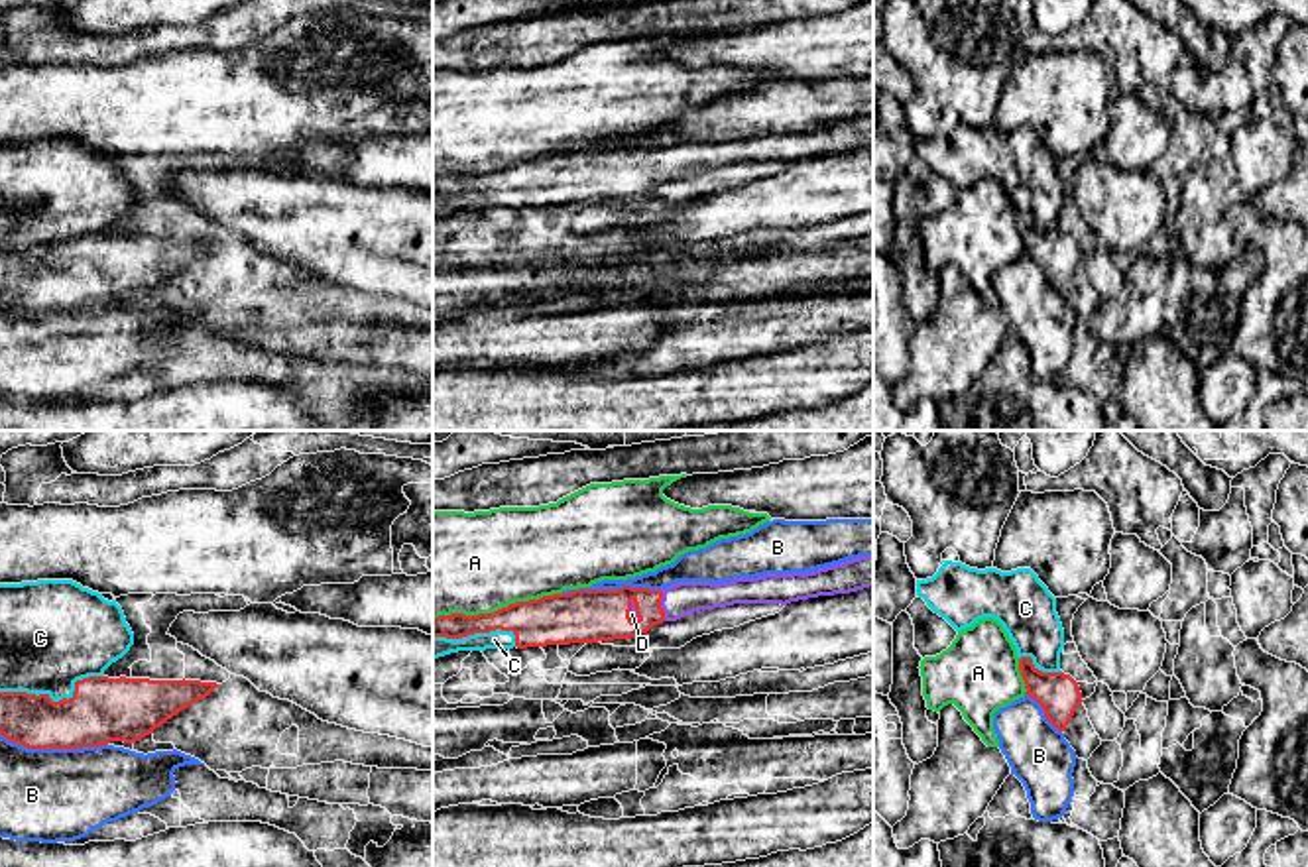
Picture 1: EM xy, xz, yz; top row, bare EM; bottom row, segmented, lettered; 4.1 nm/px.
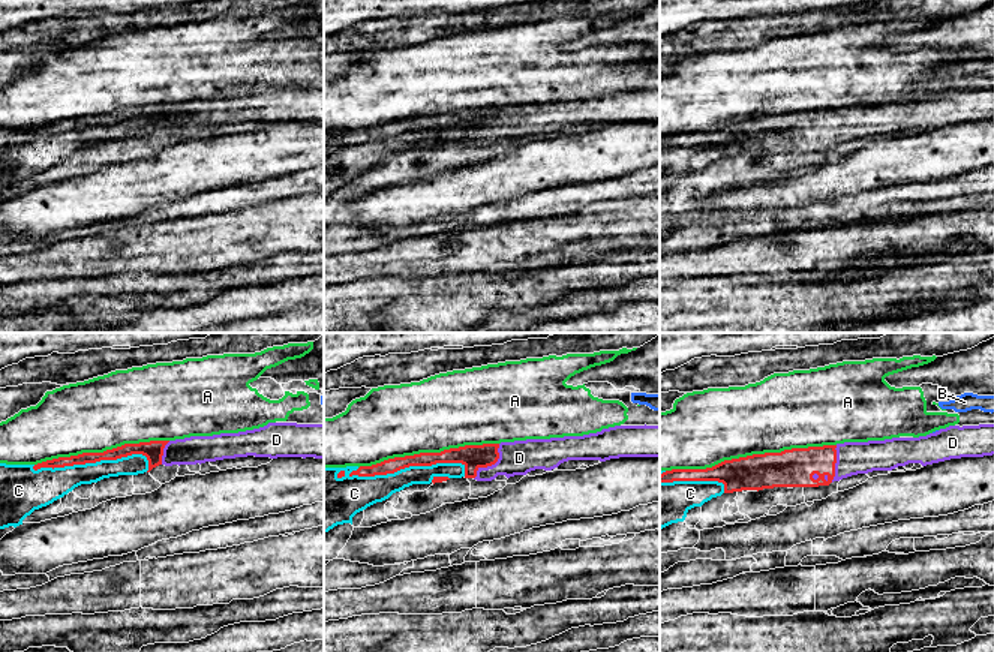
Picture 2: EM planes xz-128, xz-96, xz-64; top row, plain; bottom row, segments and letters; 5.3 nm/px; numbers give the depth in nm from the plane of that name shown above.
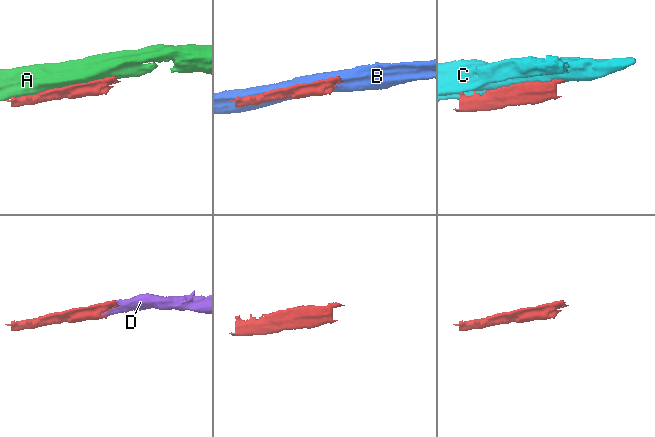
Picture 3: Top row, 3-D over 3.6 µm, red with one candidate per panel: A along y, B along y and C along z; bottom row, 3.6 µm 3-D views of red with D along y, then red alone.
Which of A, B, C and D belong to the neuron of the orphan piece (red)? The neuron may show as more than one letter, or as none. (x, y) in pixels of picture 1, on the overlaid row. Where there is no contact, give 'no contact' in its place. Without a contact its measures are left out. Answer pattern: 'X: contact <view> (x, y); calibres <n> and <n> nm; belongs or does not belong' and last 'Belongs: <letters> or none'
A: contact xz (498, 610); calibres 200 and 420 nm; does not belong
B: contact xy (54, 748); calibres 260 and 380 nm; does not belong
C: contact xy (56, 702); calibres 260 and 400 nm; does not belong
D: contact xz (659, 606); calibres 200 and 140 nm; belongs
Belongs: D

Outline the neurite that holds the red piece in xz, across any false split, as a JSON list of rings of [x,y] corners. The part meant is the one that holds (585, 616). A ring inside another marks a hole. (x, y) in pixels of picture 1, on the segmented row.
[[[873,556],[852,558],[814,572],[765,574],[732,582],[679,582],[663,590],[622,586],[574,590],[515,602],[494,613],[433,617],[433,637],[462,639],[511,631],[515,647],[547,647],[631,639],[663,621],[734,604],[781,604],[850,594],[873,586]]]

